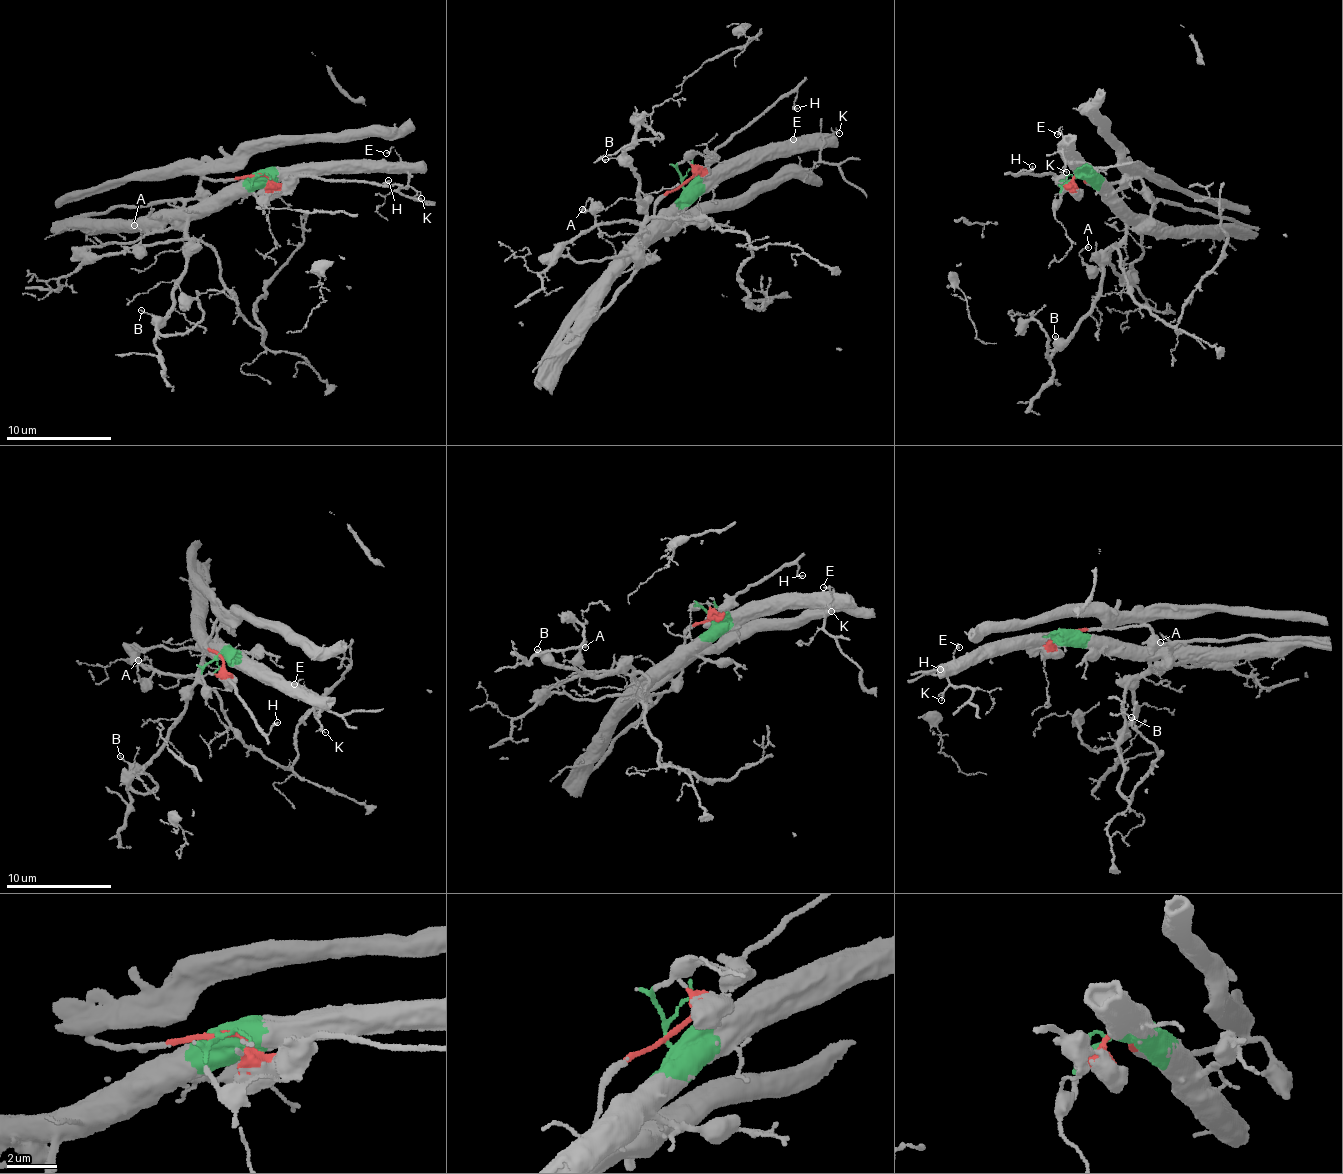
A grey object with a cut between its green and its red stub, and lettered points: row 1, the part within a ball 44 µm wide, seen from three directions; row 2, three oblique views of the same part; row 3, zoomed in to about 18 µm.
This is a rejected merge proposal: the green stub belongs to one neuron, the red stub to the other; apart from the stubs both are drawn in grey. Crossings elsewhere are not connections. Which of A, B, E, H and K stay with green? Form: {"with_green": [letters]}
{"with_green": ["A", "B", "E", "K"]}

